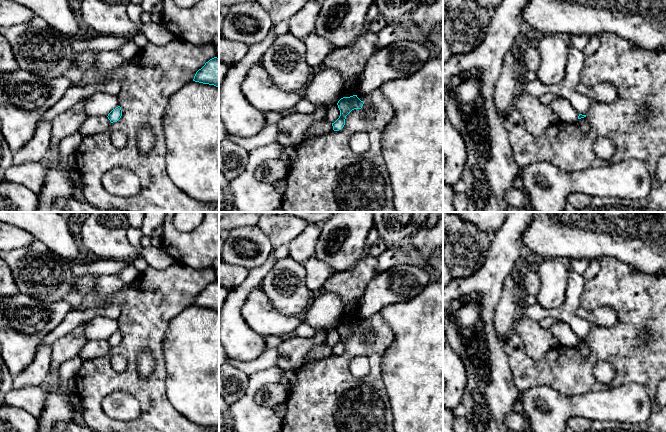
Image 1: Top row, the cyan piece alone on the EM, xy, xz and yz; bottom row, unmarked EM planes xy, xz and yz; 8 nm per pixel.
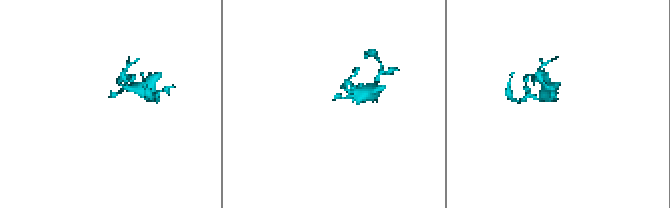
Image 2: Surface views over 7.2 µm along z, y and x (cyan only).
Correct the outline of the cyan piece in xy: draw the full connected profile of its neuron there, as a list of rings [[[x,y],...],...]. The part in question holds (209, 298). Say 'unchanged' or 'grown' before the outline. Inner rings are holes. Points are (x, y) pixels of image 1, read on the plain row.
unchanged; [[[214,281],[199,293],[193,305],[219,311],[219,283]]]

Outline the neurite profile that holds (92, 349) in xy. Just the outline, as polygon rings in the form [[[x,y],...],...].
[[[89,340],[80,350],[78,357],[84,362],[110,352],[111,346],[107,340]]]

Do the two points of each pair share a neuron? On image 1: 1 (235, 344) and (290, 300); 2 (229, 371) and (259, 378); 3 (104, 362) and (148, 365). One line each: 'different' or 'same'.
1: different
2: different
3: different

